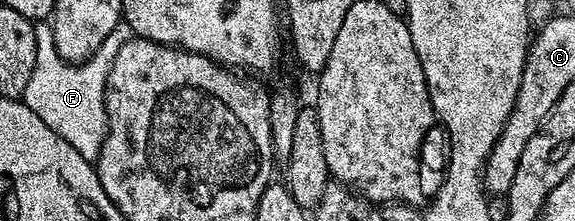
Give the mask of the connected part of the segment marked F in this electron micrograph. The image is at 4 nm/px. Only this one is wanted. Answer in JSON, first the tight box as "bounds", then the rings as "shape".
{"bounds":[24,20,134,163],"shape":[[[123,20],[118,22],[111,36],[103,40],[101,47],[90,58],[74,64],[66,62],[55,48],[53,28],[48,21],[38,21],[36,28],[35,68],[31,68],[31,80],[27,80],[24,104],[39,116],[39,120],[43,120],[43,124],[47,124],[47,128],[51,128],[51,132],[63,136],[63,140],[67,140],[67,144],[71,144],[71,148],[75,148],[79,156],[96,163],[103,148],[103,140],[109,135],[105,111],[105,81],[119,48],[134,37],[133,29]]]}

